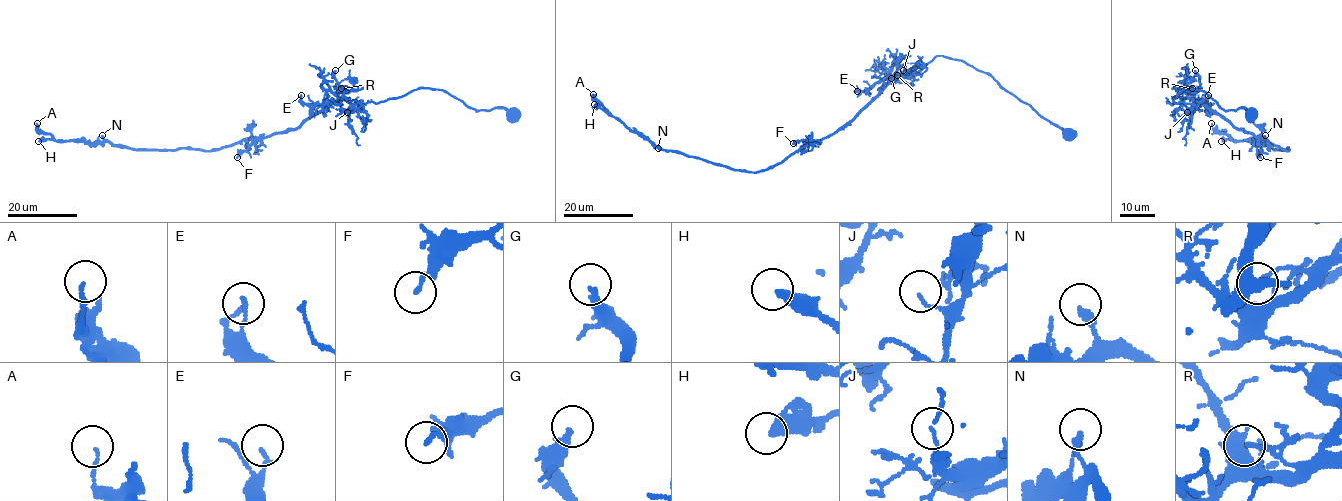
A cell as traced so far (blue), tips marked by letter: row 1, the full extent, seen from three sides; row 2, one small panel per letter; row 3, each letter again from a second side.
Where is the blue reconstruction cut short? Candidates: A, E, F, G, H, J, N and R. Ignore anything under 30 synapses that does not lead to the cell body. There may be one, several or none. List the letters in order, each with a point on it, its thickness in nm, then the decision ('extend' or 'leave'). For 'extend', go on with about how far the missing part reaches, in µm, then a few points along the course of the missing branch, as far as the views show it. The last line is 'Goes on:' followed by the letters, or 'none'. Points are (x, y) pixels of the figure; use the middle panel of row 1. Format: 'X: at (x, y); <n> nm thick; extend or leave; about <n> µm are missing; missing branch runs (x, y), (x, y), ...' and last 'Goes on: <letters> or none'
A: at (593, 94); 130 nm thick; leave
E: at (857, 91); 140 nm thick; leave
F: at (793, 143); 140 nm thick; leave
G: at (891, 78); 320 nm thick; leave
H: at (594, 104); 320 nm thick; leave
J: at (903, 70); 100 nm thick; leave
N: at (658, 148); 220 nm thick; leave
R: at (897, 75); 110 nm thick; leave
Goes on: none

